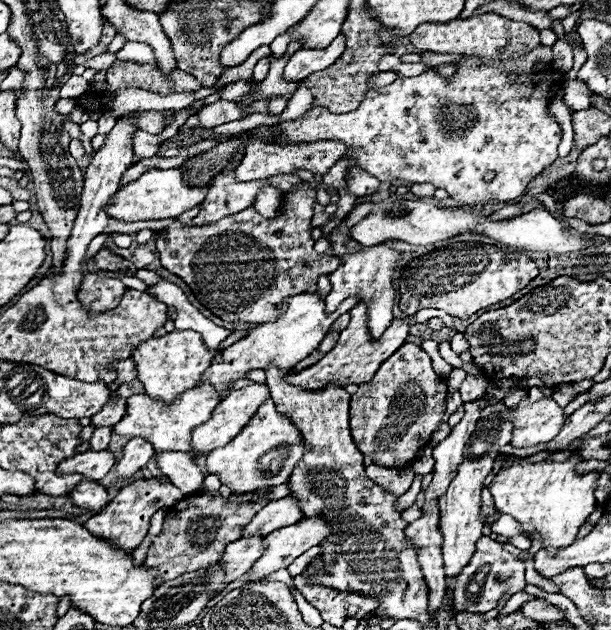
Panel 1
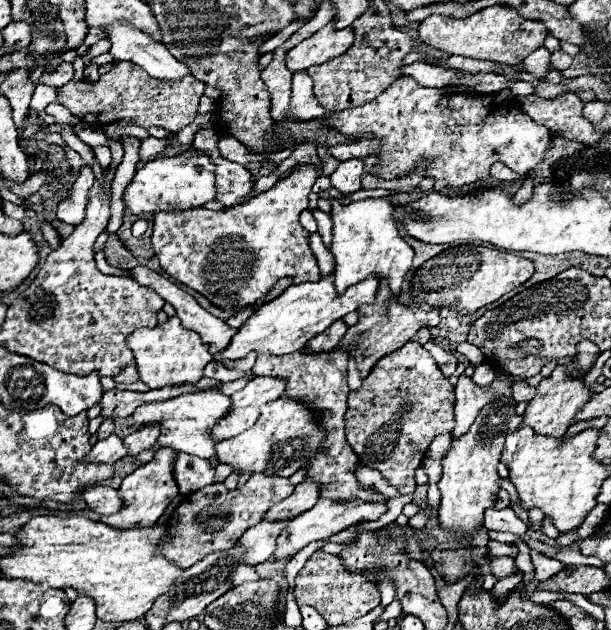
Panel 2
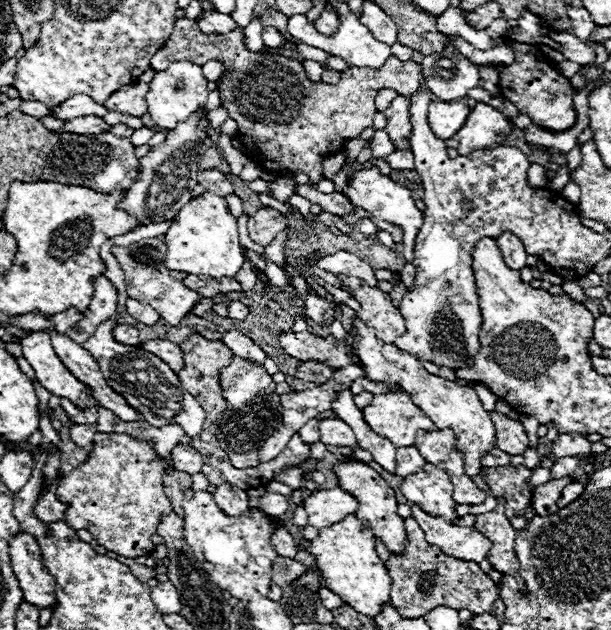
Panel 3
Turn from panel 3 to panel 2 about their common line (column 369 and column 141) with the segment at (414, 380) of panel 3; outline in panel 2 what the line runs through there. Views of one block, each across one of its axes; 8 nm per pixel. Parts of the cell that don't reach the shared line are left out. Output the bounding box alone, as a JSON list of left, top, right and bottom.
[128,316,214,390]

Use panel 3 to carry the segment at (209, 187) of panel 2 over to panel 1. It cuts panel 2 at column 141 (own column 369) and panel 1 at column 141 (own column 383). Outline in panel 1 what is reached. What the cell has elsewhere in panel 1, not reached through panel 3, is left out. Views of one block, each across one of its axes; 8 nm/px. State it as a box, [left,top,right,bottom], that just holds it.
[106,168,208,222]

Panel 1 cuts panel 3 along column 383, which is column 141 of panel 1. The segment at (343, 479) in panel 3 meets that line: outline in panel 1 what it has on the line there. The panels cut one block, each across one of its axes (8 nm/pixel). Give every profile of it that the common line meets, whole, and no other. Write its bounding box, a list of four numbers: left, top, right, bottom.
[84,478,184,552]

